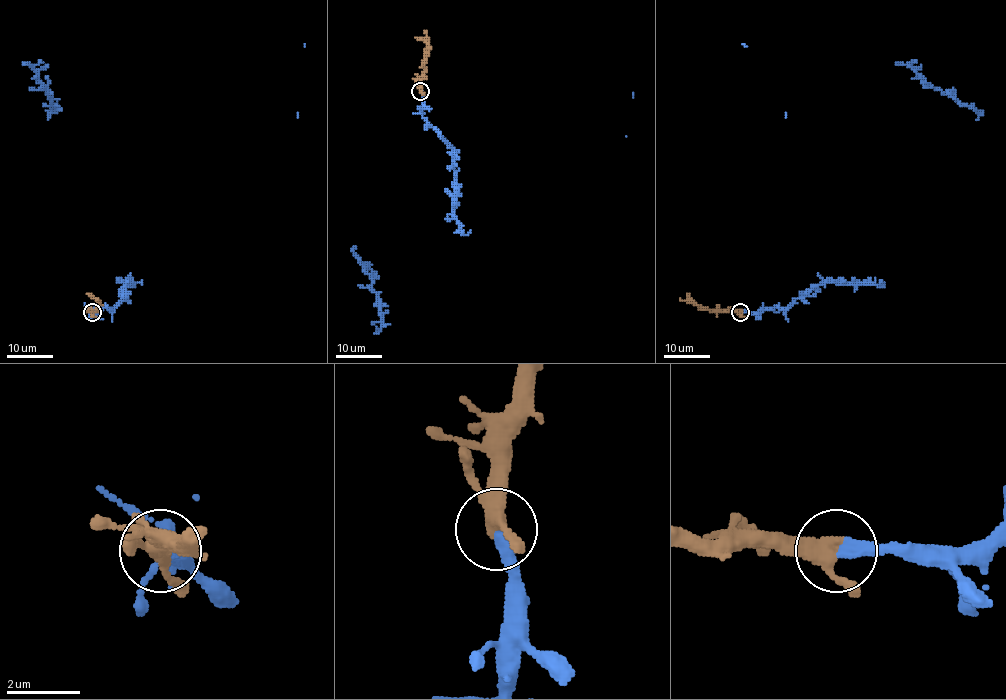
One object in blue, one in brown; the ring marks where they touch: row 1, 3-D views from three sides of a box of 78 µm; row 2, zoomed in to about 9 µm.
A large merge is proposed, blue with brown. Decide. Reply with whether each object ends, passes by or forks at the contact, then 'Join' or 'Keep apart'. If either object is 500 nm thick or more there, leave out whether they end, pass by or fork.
At the ring blue ends. At the ring brown passes by. Join

